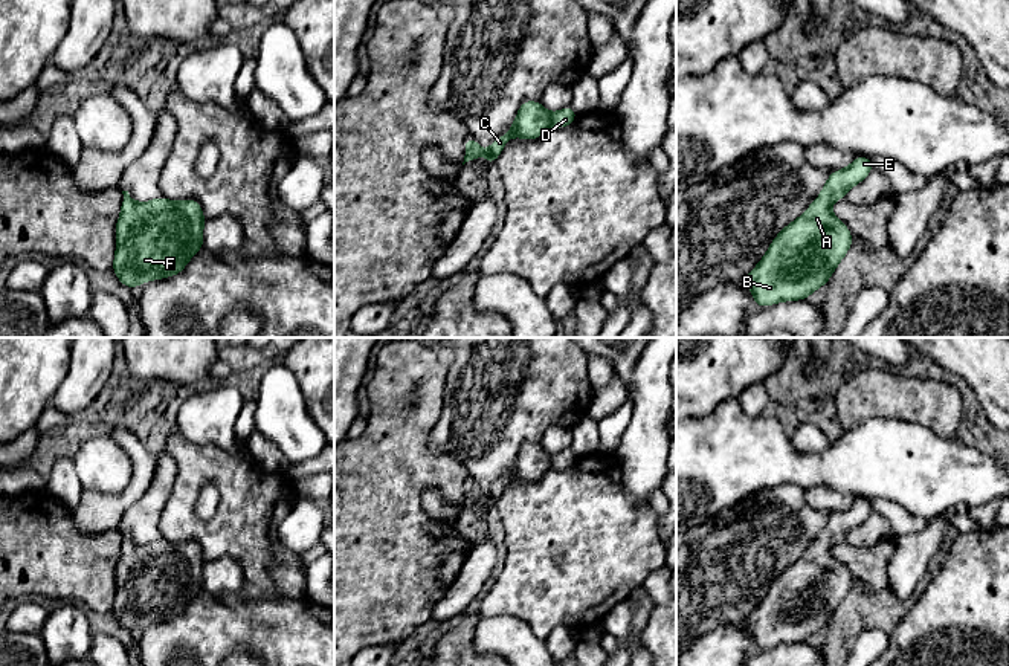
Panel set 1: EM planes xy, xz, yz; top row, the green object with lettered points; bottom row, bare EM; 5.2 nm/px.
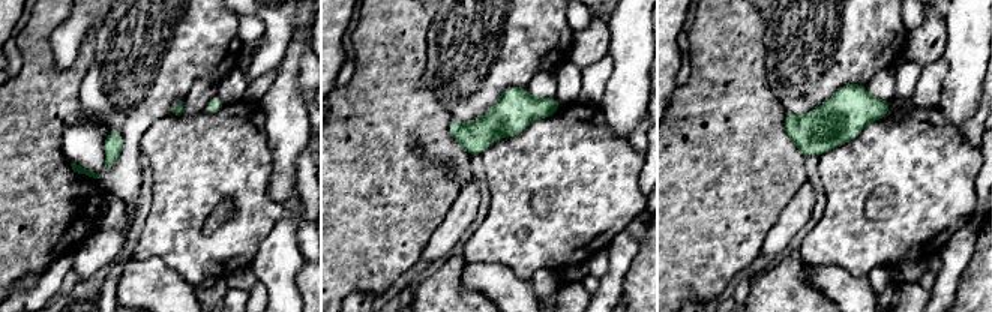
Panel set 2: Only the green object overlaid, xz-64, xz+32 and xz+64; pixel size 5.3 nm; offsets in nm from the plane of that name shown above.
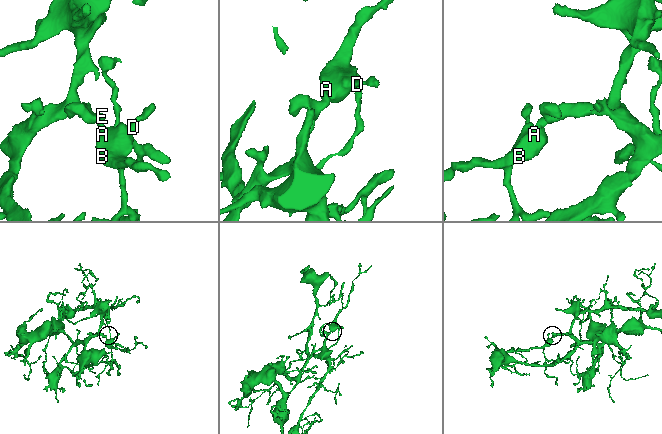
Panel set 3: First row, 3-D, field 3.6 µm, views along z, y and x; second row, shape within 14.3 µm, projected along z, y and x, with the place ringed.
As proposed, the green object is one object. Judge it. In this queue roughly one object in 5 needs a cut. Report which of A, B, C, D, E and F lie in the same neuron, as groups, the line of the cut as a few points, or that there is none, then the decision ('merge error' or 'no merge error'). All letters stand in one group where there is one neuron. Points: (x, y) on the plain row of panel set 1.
A B C D E F | no cut | no merge error

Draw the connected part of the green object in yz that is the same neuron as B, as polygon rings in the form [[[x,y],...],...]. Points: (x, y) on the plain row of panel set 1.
[[[856,498],[847,510],[830,515],[820,539],[777,576],[759,606],[742,620],[757,649],[808,642],[830,622],[853,585],[830,547],[872,513],[870,500]]]

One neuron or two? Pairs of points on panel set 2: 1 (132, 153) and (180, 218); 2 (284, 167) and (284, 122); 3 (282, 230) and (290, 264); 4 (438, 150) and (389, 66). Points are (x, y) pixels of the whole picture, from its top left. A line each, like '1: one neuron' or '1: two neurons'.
1: two neurons
2: one neuron
3: one neuron
4: one neuron

